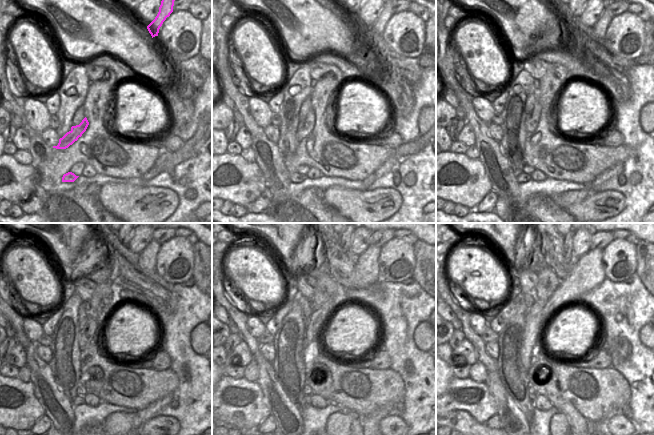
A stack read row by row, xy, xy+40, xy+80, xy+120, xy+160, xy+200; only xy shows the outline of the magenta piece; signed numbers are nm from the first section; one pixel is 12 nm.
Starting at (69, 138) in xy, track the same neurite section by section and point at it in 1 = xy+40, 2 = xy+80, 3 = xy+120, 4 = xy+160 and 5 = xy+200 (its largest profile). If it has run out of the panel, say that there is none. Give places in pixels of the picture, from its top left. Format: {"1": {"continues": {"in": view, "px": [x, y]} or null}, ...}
{"1": {"continues": {"in": "xy+40", "px": [305, 127]}}, "2": {"continues": {"in": "xy+80", "px": [532, 119]}}, "3": {"continues": {"in": "xy+120", "px": [92, 329]}}, "4": {"continues": {"in": "xy+160", "px": [319, 316]}}, "5": {"continues": {"in": "xy+200", "px": [587, 273]}}}

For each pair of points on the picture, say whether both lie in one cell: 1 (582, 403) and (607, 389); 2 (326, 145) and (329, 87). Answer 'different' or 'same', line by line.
1: same
2: same

